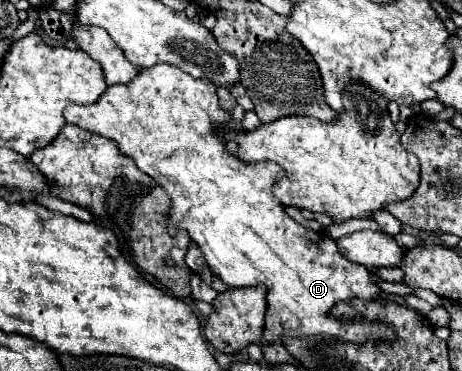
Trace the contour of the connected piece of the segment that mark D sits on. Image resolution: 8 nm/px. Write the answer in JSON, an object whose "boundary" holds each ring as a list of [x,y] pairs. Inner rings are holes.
{"boundary":[[[155,64],[153,68],[143,68],[137,72],[137,76],[129,82],[129,84],[111,84],[101,96],[97,102],[93,104],[67,104],[69,108],[65,108],[63,116],[69,124],[75,124],[75,126],[81,126],[89,132],[95,132],[95,134],[101,134],[101,136],[107,136],[111,140],[117,142],[119,146],[119,152],[127,158],[131,158],[137,168],[141,172],[145,172],[149,178],[153,178],[167,194],[169,194],[169,200],[171,200],[171,208],[169,208],[169,214],[167,214],[167,224],[169,224],[169,234],[177,234],[179,230],[187,230],[191,240],[195,240],[211,268],[211,272],[219,274],[219,278],[229,286],[229,288],[235,288],[235,286],[253,286],[253,284],[265,284],[267,286],[267,318],[265,318],[265,332],[263,332],[263,340],[267,342],[273,342],[273,340],[283,340],[285,336],[321,336],[321,338],[337,338],[337,340],[345,340],[345,342],[363,342],[365,338],[367,340],[385,340],[385,338],[395,338],[393,336],[393,330],[383,326],[383,324],[367,324],[365,322],[339,322],[331,316],[327,316],[327,312],[341,300],[347,300],[347,298],[379,298],[379,288],[377,284],[371,280],[369,276],[369,270],[361,264],[355,264],[355,262],[349,262],[347,258],[343,258],[339,252],[337,252],[337,246],[335,246],[335,240],[329,238],[327,234],[319,234],[319,232],[313,232],[309,228],[303,228],[301,224],[297,224],[295,220],[291,220],[285,212],[283,212],[283,206],[281,202],[271,194],[271,186],[277,178],[281,178],[281,166],[273,164],[273,162],[259,162],[259,164],[243,164],[237,156],[229,154],[227,148],[223,146],[223,142],[219,140],[217,132],[215,132],[215,126],[221,126],[223,122],[231,120],[229,114],[225,110],[219,108],[219,100],[217,100],[217,92],[215,92],[215,84],[209,82],[207,78],[193,78],[189,74],[185,74],[183,70],[179,70],[177,66],[173,64]]]}

